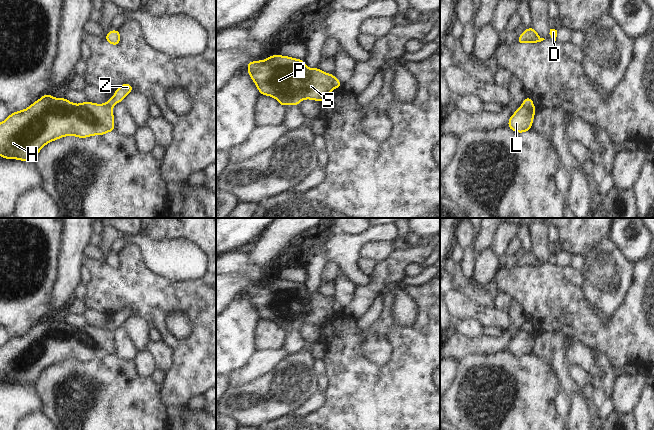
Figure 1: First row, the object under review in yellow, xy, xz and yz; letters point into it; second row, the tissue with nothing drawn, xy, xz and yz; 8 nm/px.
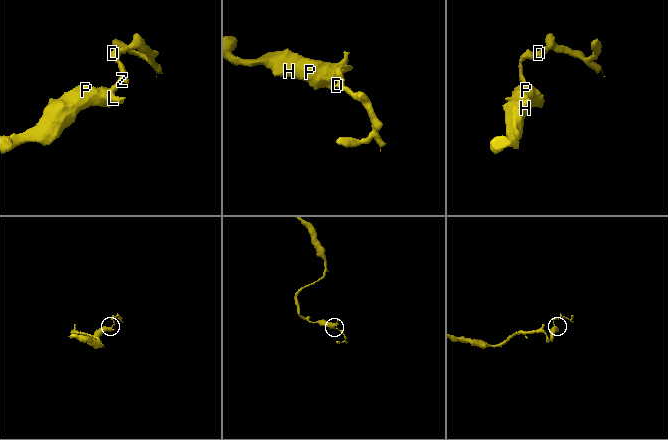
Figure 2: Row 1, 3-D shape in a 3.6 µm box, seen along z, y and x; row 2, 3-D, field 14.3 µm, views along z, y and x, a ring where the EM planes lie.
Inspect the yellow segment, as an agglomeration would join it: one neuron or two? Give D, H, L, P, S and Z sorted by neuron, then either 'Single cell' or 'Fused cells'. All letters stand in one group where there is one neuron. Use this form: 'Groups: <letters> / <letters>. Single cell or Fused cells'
Groups: D Z / H L P S. Fused cells.

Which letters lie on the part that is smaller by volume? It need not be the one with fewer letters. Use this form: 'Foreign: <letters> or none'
Foreign: D, Z

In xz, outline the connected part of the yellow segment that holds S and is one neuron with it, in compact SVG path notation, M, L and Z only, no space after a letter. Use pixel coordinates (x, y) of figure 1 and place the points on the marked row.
M273 54L265 60L248 62L247 69L260 94L277 99L283 107L299 105L302 99L318 102L326 100L333 89L332 80L335 78L334 74L325 73L318 67L309 69L304 60Z

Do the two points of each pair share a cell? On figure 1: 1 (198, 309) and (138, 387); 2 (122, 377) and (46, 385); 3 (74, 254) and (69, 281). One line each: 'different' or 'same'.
1: different
2: same
3: same

